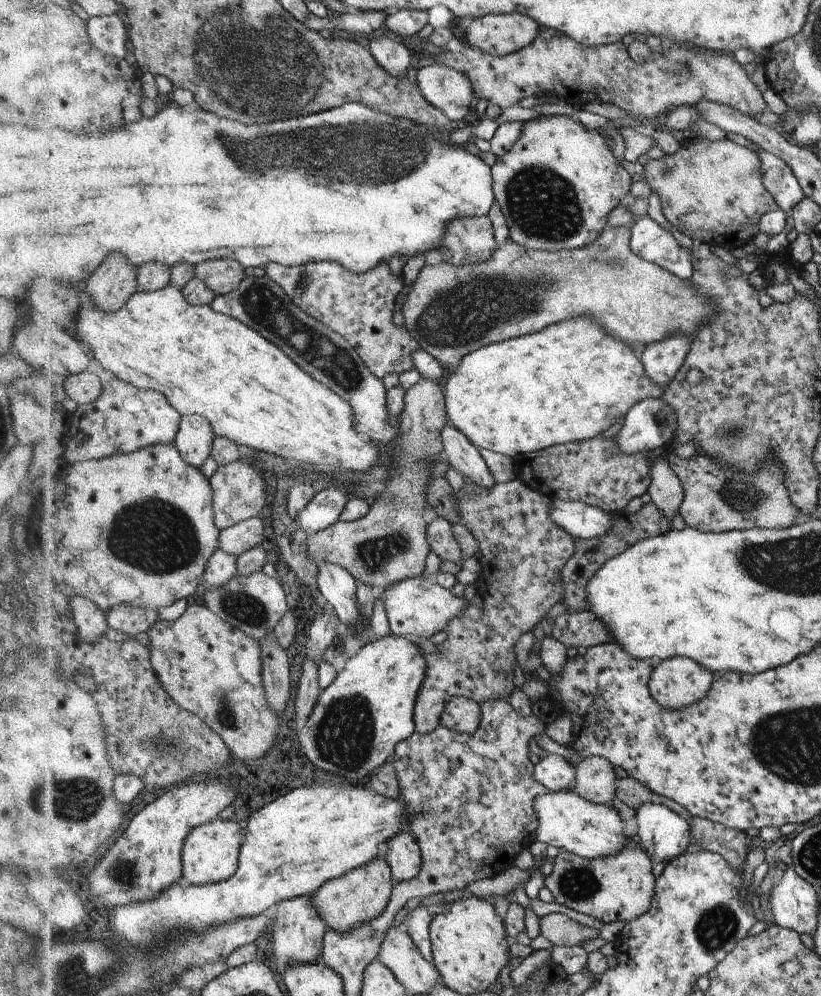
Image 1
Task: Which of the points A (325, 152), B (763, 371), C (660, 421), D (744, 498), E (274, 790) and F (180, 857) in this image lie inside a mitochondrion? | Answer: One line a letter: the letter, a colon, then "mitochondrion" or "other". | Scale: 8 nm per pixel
A: mitochondrion
B: other
C: other
D: mitochondrion
E: other
F: other

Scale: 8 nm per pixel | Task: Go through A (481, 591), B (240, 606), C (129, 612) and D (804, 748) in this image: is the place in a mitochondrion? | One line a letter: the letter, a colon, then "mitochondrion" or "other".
A: other
B: mitochondrion
C: other
D: mitochondrion

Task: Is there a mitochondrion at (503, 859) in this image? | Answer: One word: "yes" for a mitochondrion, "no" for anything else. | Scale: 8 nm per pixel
no

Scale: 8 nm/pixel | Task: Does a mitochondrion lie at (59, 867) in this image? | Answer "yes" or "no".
no

